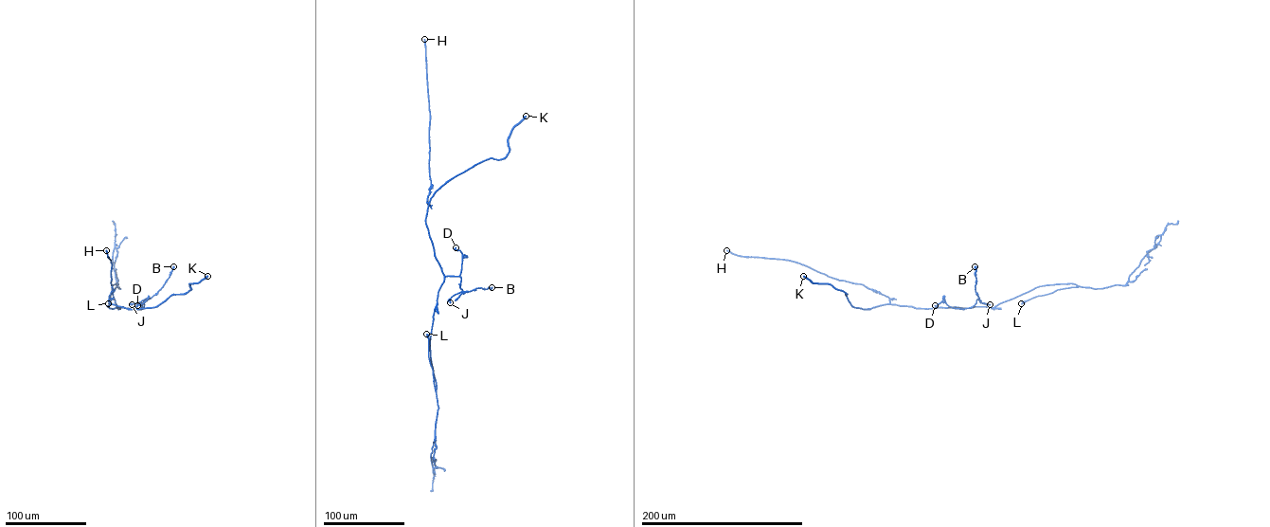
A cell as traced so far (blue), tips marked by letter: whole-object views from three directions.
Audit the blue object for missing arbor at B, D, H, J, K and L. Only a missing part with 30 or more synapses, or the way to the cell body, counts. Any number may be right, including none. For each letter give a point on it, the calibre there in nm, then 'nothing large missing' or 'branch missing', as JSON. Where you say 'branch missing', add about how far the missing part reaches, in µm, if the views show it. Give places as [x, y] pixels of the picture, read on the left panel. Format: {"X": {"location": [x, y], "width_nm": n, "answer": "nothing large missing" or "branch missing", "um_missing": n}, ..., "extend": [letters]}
{"B": {"location": [173, 266], "width_nm": 700, "answer": "nothing large missing"}, "D": {"location": [137, 305], "width_nm": 150, "answer": "nothing large missing"}, "H": {"location": [106, 250], "width_nm": 400, "answer": "branch missing", "um_missing": 300}, "J": {"location": [132, 304], "width_nm": 280, "answer": "nothing large missing"}, "K": {"location": [207, 276], "width_nm": 400, "answer": "nothing large missing"}, "L": {"location": [108, 303], "width_nm": 440, "answer": "nothing large missing"}, "extend": ["H"]}

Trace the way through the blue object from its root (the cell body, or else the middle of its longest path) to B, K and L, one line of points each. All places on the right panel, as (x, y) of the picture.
B: (966, 308), (972, 307), (978, 299), (974, 266)
K: (966, 308), (921, 308), (890, 304), (870, 309), (855, 308), (844, 291), (830, 284), (813, 283), (803, 276)
L: (966, 308), (993, 307), (1042, 285), (1073, 283), (1078, 286), (1057, 289), (1021, 303)

